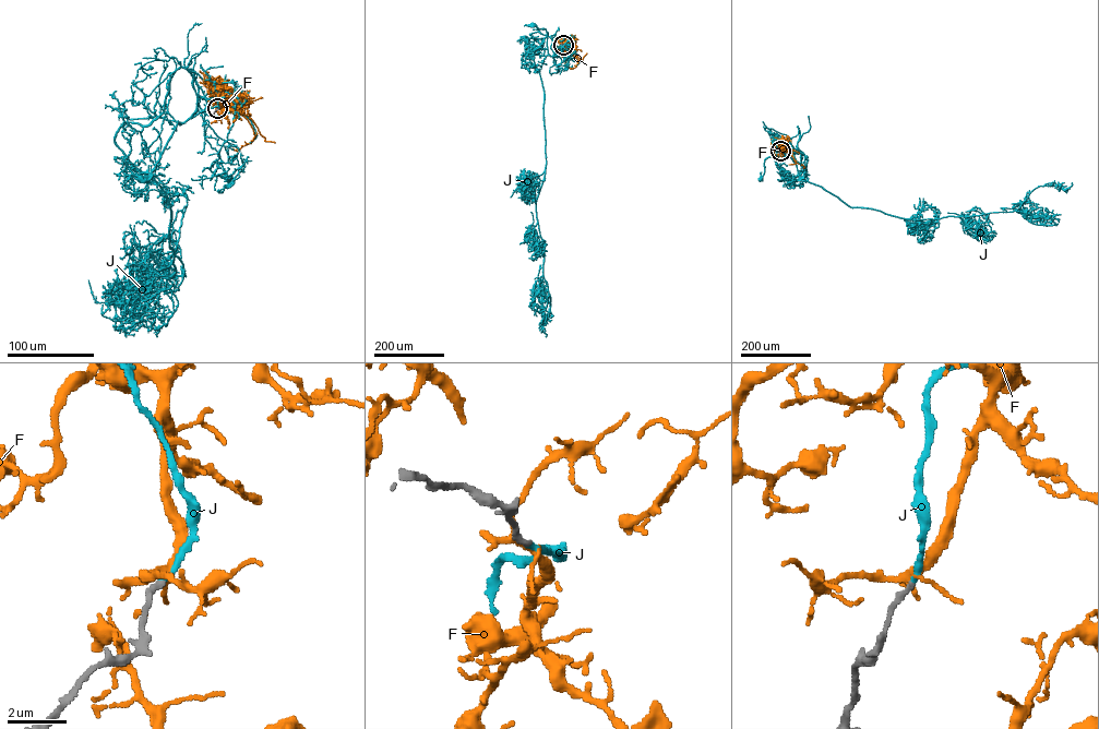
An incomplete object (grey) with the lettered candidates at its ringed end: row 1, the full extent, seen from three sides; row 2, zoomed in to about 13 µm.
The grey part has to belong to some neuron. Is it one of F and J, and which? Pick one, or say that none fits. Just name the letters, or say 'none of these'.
J

